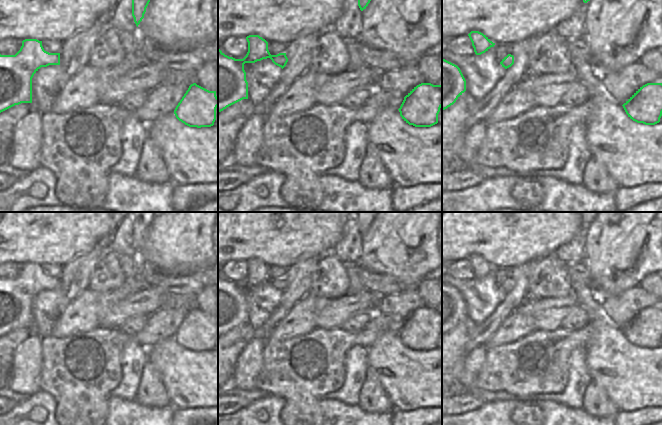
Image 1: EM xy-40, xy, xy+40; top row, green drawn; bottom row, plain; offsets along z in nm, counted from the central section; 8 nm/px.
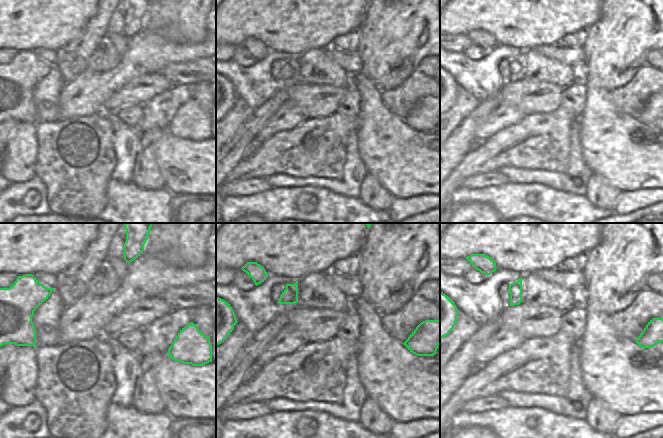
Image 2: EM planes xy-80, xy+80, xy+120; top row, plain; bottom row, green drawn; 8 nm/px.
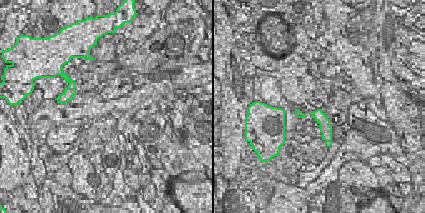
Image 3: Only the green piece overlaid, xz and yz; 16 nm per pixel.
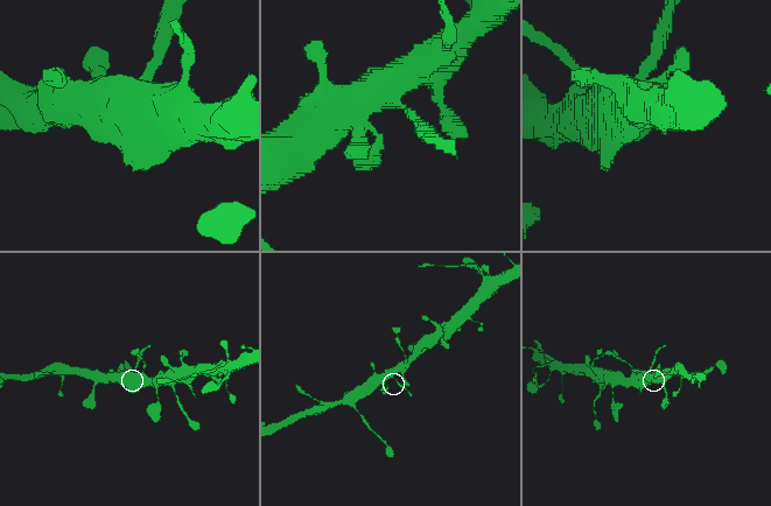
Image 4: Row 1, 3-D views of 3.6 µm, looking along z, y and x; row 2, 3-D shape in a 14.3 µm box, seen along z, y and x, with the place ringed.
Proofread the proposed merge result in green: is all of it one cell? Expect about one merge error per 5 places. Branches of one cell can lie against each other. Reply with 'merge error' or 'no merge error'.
no merge error

